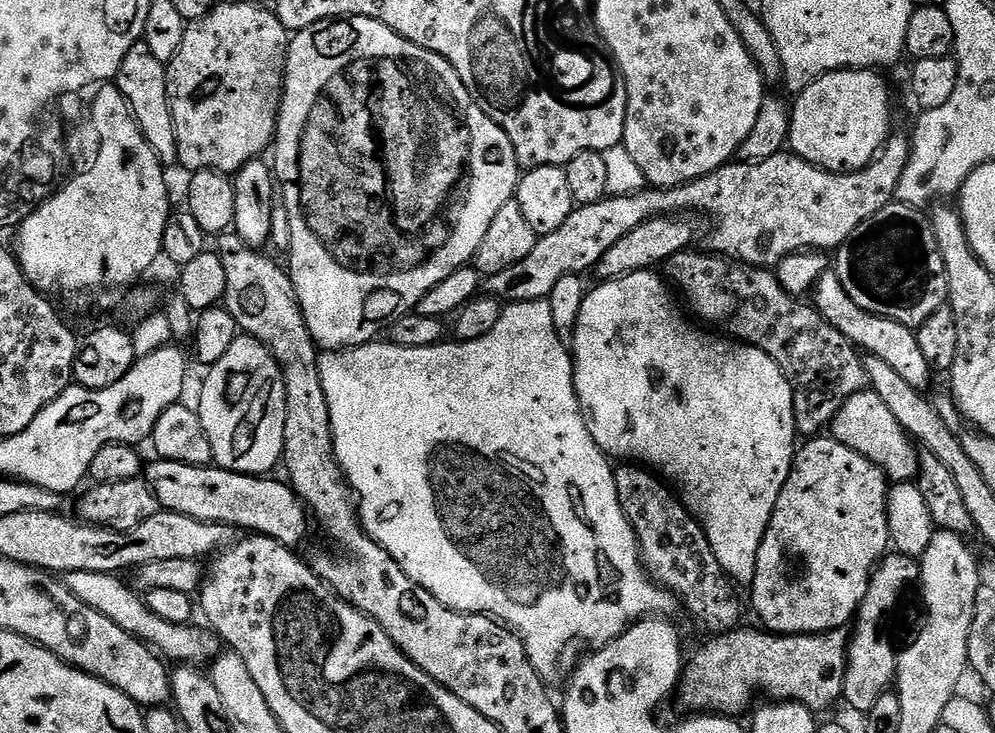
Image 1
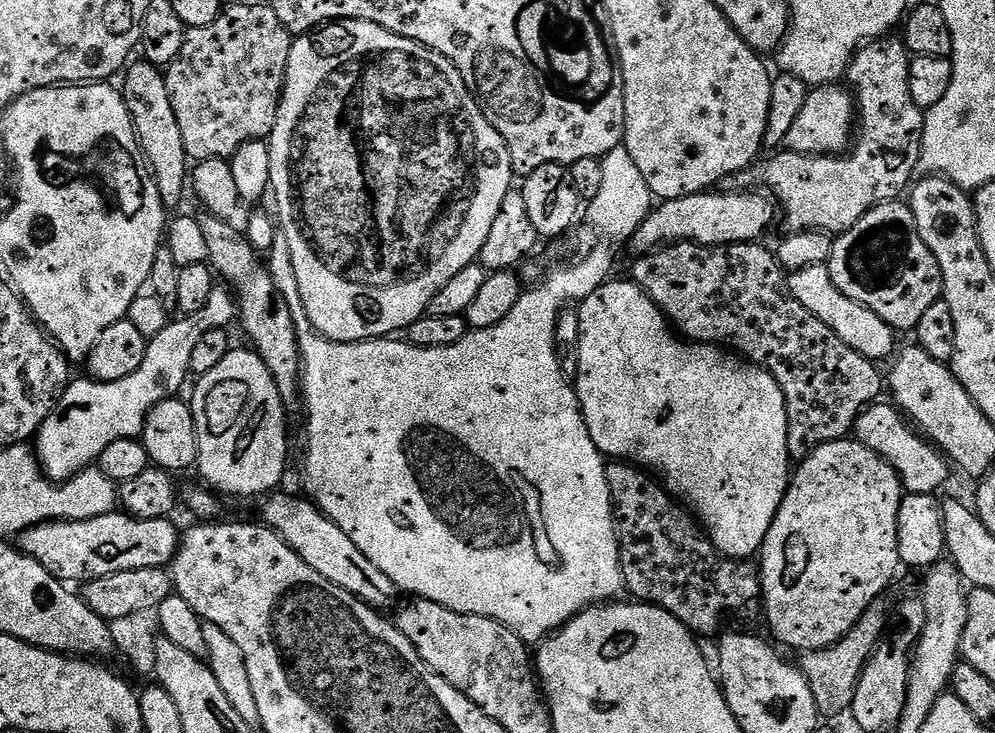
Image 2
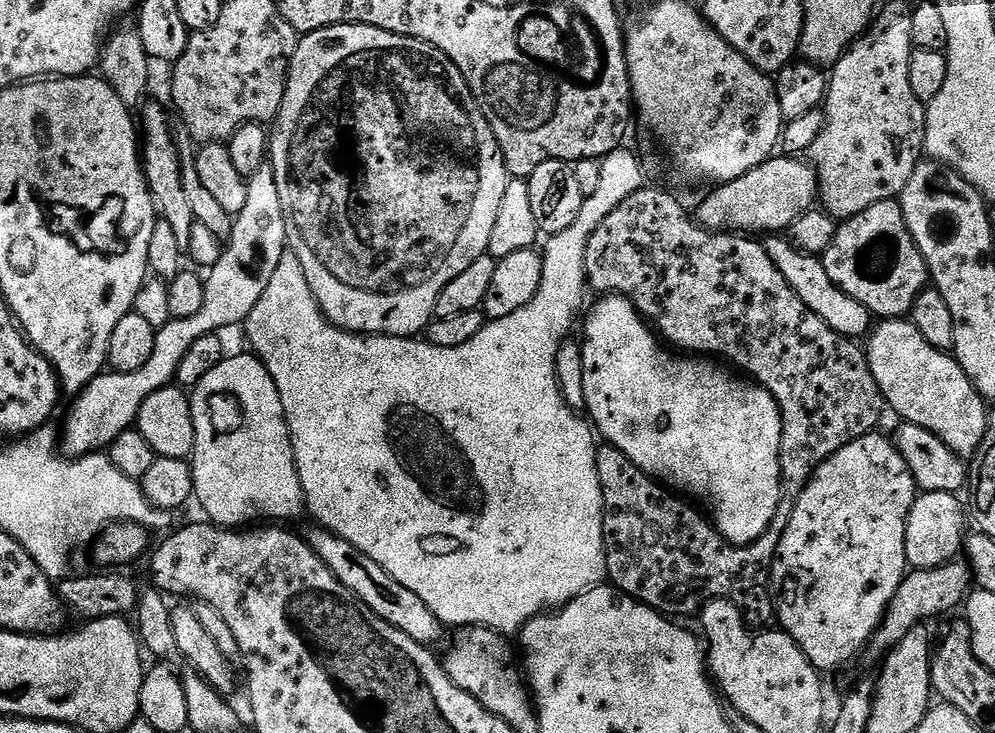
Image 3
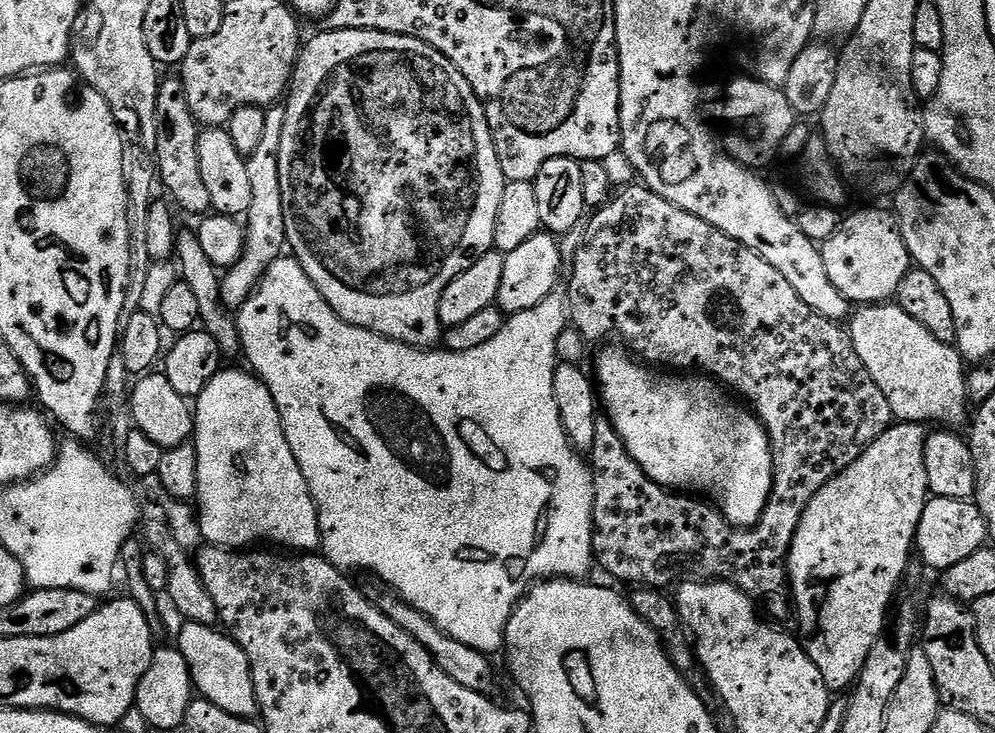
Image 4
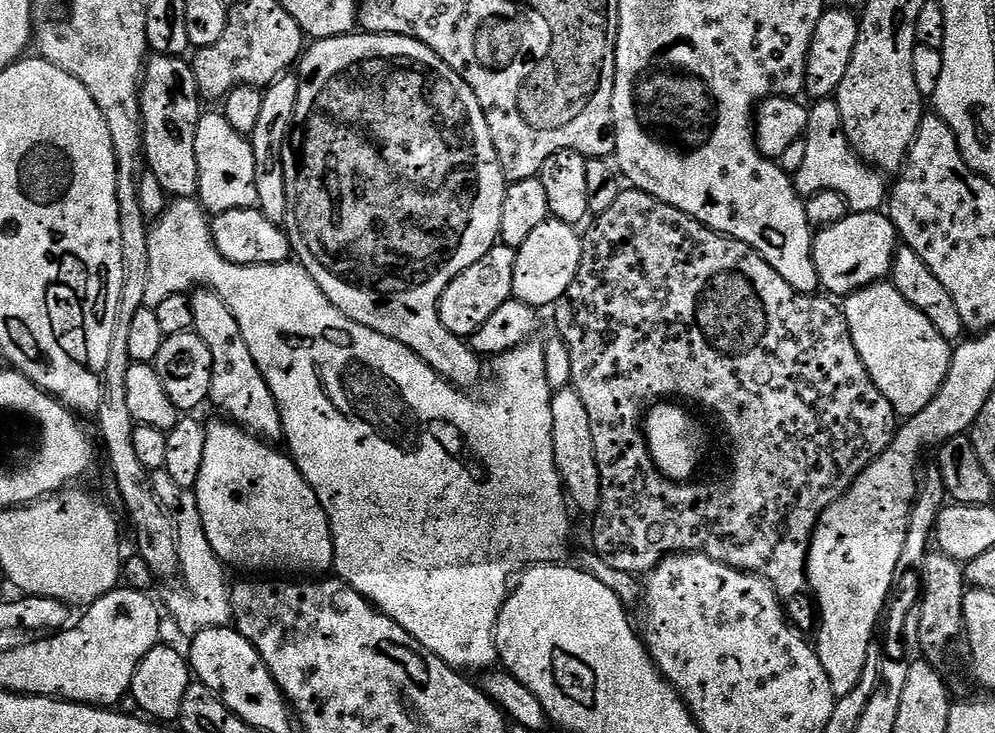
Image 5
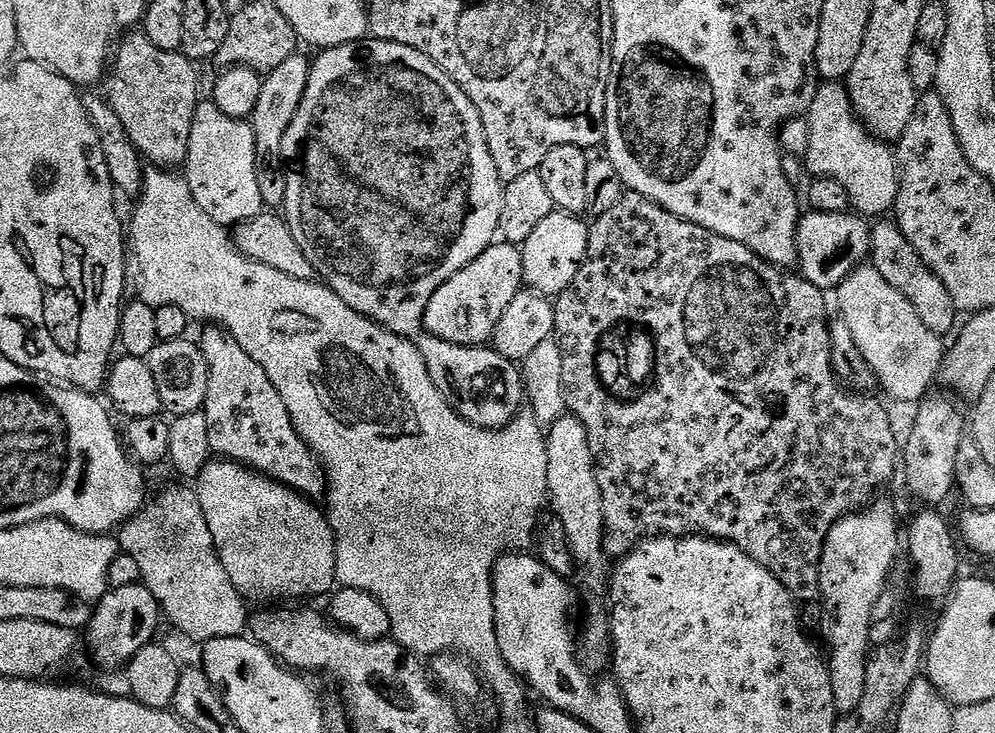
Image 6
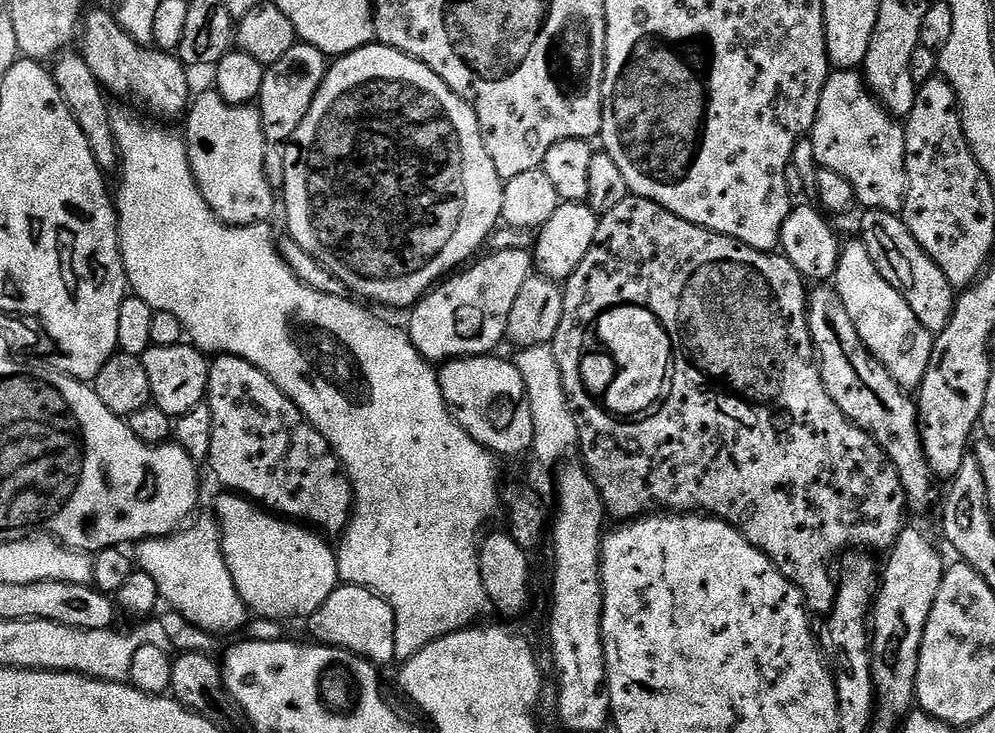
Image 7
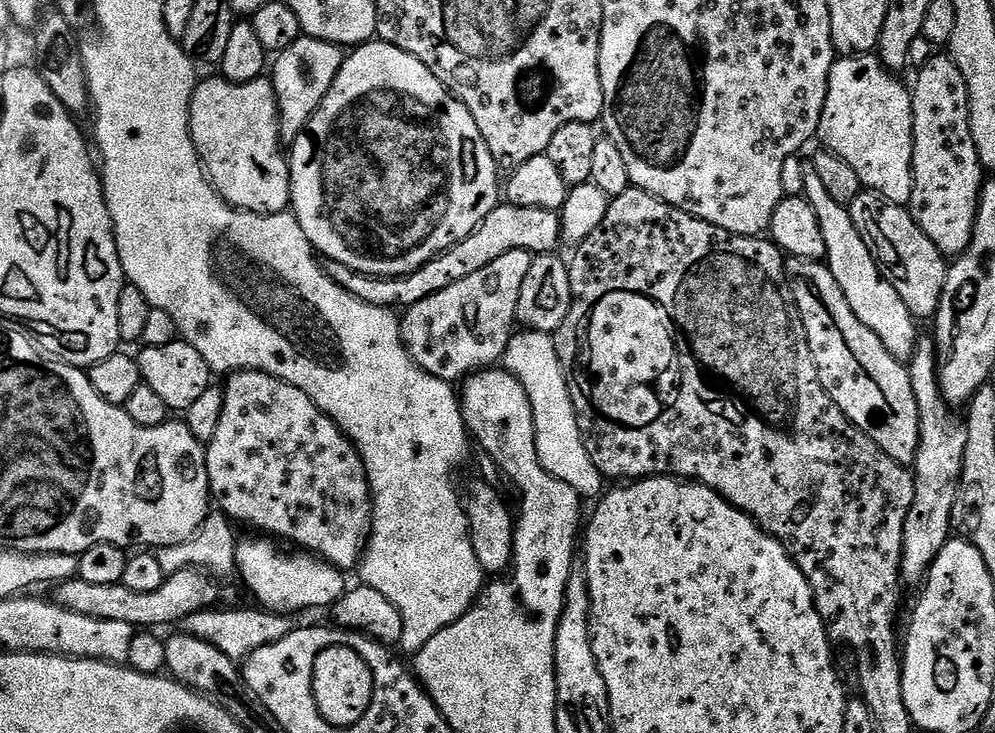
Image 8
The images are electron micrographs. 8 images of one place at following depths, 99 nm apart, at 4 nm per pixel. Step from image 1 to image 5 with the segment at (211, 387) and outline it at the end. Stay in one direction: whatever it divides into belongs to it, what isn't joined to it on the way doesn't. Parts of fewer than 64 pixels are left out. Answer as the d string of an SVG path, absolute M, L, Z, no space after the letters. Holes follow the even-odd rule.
M216 418L212 425L209 423L204 437L206 446L202 449L202 471L198 474L194 491L207 541L221 563L229 569L245 568L248 574L327 573L324 571L327 568L329 571L336 562L330 522L326 518L326 510L322 510L322 502L318 502L318 494L314 494L306 478L302 478L291 455L280 453L276 446L224 418Z

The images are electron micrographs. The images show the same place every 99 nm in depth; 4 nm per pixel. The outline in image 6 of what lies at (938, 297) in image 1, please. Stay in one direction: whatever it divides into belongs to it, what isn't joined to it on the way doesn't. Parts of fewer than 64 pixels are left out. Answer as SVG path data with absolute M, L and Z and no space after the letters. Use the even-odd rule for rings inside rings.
M805 211L796 231L798 272L822 290L835 290L856 268L869 259L872 251L872 230L869 221L851 211L822 214Z

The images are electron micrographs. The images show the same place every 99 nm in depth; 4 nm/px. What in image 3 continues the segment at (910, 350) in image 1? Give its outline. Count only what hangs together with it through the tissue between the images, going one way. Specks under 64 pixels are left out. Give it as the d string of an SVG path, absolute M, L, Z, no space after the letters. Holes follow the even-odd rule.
M768 238L763 241L763 246L770 254L774 266L778 266L782 278L790 282L794 294L798 294L798 298L802 298L804 305L814 310L814 314L818 314L818 318L822 318L822 322L826 322L830 330L849 338L864 338L869 335L874 324L872 313L866 306L862 306L862 302L850 298L850 294L843 292L833 282L830 274L826 274L824 262L820 256L810 256L807 252L798 251L787 238Z

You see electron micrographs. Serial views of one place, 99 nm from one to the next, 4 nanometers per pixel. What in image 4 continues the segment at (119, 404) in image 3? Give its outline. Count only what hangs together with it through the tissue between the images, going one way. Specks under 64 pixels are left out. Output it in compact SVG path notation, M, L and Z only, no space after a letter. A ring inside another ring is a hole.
M272 106L264 113L266 130L262 130L262 139L258 150L247 157L250 174L250 210L246 213L246 231L244 234L244 252L234 267L223 273L220 281L220 300L225 308L239 310L255 292L266 270L286 248L286 218L282 210L282 182L280 181L280 151L282 150L282 126L286 126L284 108Z

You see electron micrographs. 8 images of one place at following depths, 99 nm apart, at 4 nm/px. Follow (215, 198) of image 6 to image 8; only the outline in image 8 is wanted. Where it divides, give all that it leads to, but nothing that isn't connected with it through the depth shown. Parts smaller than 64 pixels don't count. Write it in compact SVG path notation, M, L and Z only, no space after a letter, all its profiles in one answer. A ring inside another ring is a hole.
M261 78L244 85L215 79L201 79L197 83L188 114L192 141L204 172L229 208L256 212L259 216L289 211L292 203L290 160L282 147L280 111L271 79Z

